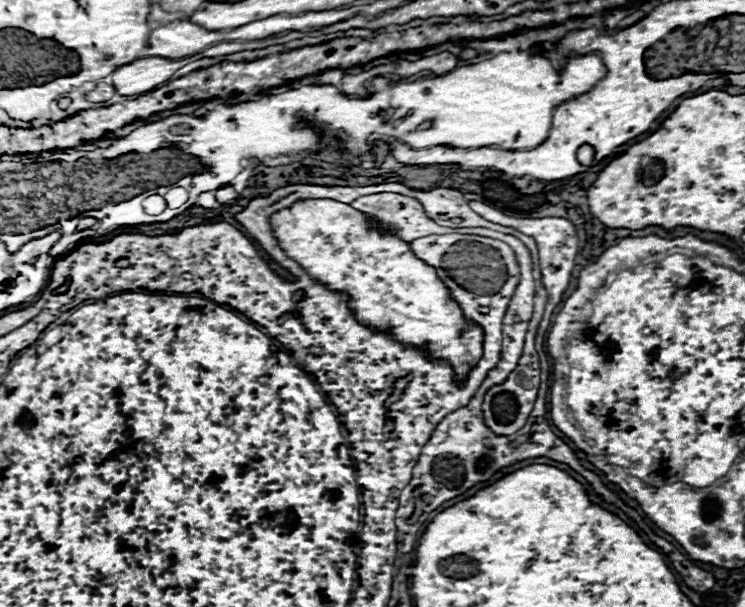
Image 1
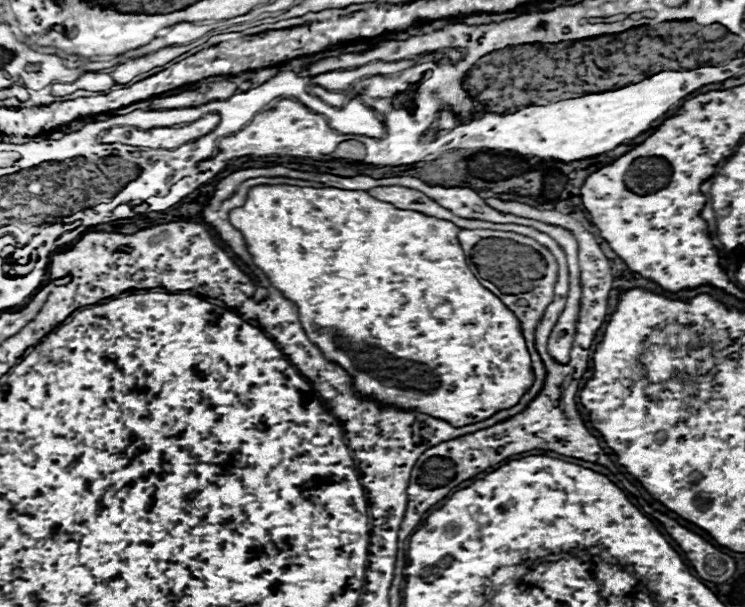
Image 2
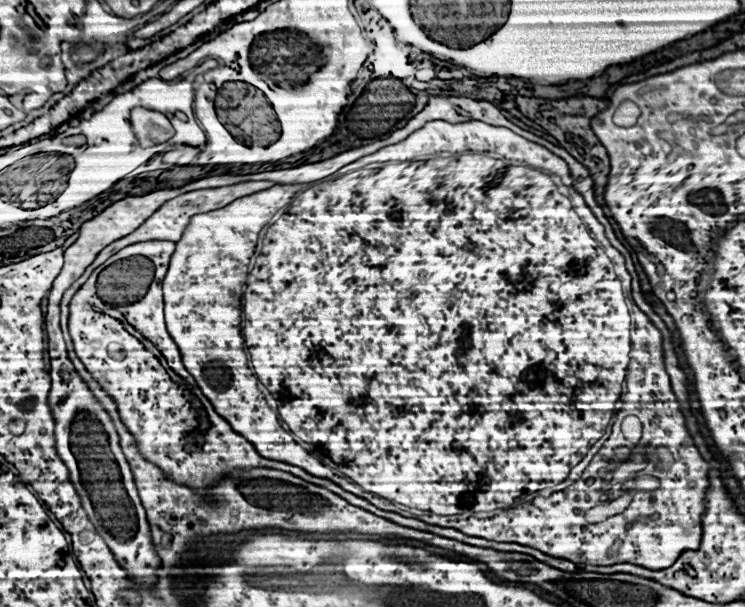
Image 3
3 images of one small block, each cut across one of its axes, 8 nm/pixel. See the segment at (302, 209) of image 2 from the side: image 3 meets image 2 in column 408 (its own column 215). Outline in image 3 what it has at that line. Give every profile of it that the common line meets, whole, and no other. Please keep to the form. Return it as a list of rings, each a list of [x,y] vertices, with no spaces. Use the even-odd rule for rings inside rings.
[[[432,120],[432,122],[428,122],[428,124],[424,124],[424,126],[422,126],[422,128],[420,128],[420,130],[416,130],[416,132],[412,132],[412,134],[410,134],[410,136],[408,136],[408,138],[406,138],[406,140],[402,140],[402,142],[398,142],[398,144],[392,144],[392,146],[386,146],[386,148],[382,148],[382,150],[378,150],[378,152],[374,152],[374,154],[370,154],[370,156],[364,156],[364,158],[360,158],[360,160],[356,160],[356,162],[350,162],[350,164],[346,164],[346,166],[344,166],[344,167],[343,167],[343,168],[341,168],[341,169],[340,169],[340,170],[338,170],[338,171],[337,171],[337,172],[336,172],[336,173],[334,173],[334,174],[333,174],[333,175],[331,175],[331,176],[329,176],[329,177],[327,177],[327,178],[326,178],[326,179],[327,179],[327,180],[328,180],[328,182],[316,182],[316,184],[314,184],[314,186],[312,186],[312,188],[310,188],[310,187],[311,187],[311,183],[304,183],[304,184],[276,184],[276,186],[272,186],[272,188],[268,188],[268,190],[262,190],[262,192],[256,192],[256,194],[250,194],[250,196],[244,196],[244,198],[238,198],[238,200],[234,200],[234,202],[232,202],[232,204],[228,204],[228,206],[224,206],[224,208],[220,208],[220,210],[212,210],[212,212],[204,212],[204,214],[196,214],[196,216],[192,216],[192,218],[190,218],[190,222],[188,222],[188,226],[186,226],[186,230],[184,230],[184,236],[182,236],[182,238],[180,238],[180,240],[178,240],[178,242],[176,242],[176,252],[174,252],[174,254],[172,254],[172,258],[170,258],[170,268],[168,268],[168,272],[166,272],[166,276],[164,276],[164,280],[162,280],[162,290],[164,290],[164,304],[166,304],[166,328],[168,328],[168,332],[170,332],[170,336],[172,336],[172,338],[174,338],[174,342],[176,342],[176,344],[178,344],[178,348],[180,348],[180,354],[182,354],[182,362],[184,362],[184,366],[186,366],[186,368],[188,368],[188,372],[190,372],[190,374],[192,374],[192,376],[194,376],[194,380],[196,380],[196,384],[198,384],[198,388],[200,388],[200,390],[202,390],[202,394],[204,394],[204,396],[206,396],[206,398],[208,398],[208,400],[210,400],[210,402],[212,402],[212,406],[214,406],[214,408],[216,408],[216,412],[218,412],[218,414],[220,414],[220,416],[222,416],[222,418],[226,418],[226,420],[228,420],[228,424],[230,424],[230,426],[232,426],[232,428],[234,428],[234,430],[236,430],[236,432],[238,432],[238,434],[242,434],[242,436],[244,436],[244,438],[246,438],[246,440],[248,440],[248,442],[252,442],[252,444],[254,444],[254,448],[256,448],[256,450],[258,450],[258,454],[260,454],[260,456],[264,456],[264,458],[270,458],[270,460],[278,460],[278,462],[286,462],[286,464],[292,464],[292,466],[298,466],[298,468],[302,468],[302,470],[306,470],[306,472],[308,472],[308,474],[312,474],[312,476],[317,476],[317,477],[318,477],[318,478],[327,478],[327,479],[328,479],[328,480],[331,480],[331,481],[332,481],[332,482],[334,482],[334,483],[336,483],[336,484],[338,484],[338,485],[339,485],[339,486],[340,486],[340,487],[342,487],[342,488],[343,488],[343,489],[344,489],[344,490],[346,490],[346,491],[348,491],[348,492],[351,492],[351,493],[353,493],[353,494],[355,494],[355,495],[356,495],[356,496],[360,496],[360,498],[364,498],[364,500],[368,500],[368,502],[372,502],[372,504],[374,504],[374,506],[376,506],[376,508],[380,508],[380,510],[388,510],[388,512],[398,512],[398,514],[402,514],[402,516],[406,516],[406,518],[418,518],[418,520],[424,520],[424,522],[428,522],[428,524],[436,524],[436,526],[444,526],[444,528],[456,528],[456,530],[460,530],[460,532],[464,532],[464,534],[470,534],[470,536],[478,536],[478,538],[486,538],[486,540],[494,540],[494,542],[516,542],[516,544],[524,544],[524,546],[530,546],[530,548],[536,548],[536,550],[540,550],[540,552],[544,552],[544,554],[548,554],[548,556],[554,556],[554,558],[564,558],[564,560],[570,560],[570,562],[576,562],[576,564],[600,564],[600,566],[612,566],[612,564],[638,564],[638,566],[644,566],[644,568],[652,568],[652,570],[660,570],[660,568],[668,568],[668,564],[674,564],[674,562],[676,562],[676,556],[680,556],[680,552],[684,552],[684,548],[692,548],[692,550],[696,550],[696,548],[700,548],[700,536],[702,536],[702,528],[700,528],[700,516],[702,516],[702,514],[704,514],[704,494],[706,494],[706,492],[708,492],[708,486],[710,486],[710,480],[708,480],[708,472],[710,472],[710,470],[712,470],[712,468],[710,468],[710,464],[708,464],[708,462],[706,462],[706,460],[704,460],[704,458],[702,458],[702,454],[700,454],[700,450],[698,450],[698,448],[696,448],[696,444],[694,444],[694,440],[692,440],[692,436],[690,436],[690,432],[688,432],[688,428],[686,428],[686,424],[684,424],[684,414],[682,414],[682,410],[680,410],[680,402],[678,402],[678,400],[676,400],[676,396],[674,396],[674,392],[672,392],[672,386],[670,386],[670,376],[668,376],[668,372],[666,372],[666,368],[664,368],[664,348],[662,348],[662,332],[660,332],[660,330],[658,330],[658,328],[656,328],[656,326],[654,326],[654,324],[652,324],[652,322],[650,322],[650,320],[649,320],[649,319],[648,319],[648,316],[646,316],[646,314],[644,314],[644,313],[643,313],[643,312],[642,312],[642,311],[641,311],[641,310],[640,310],[640,309],[639,309],[639,308],[638,308],[638,307],[637,307],[637,305],[636,305],[636,304],[635,304],[635,303],[634,303],[634,301],[633,301],[633,298],[632,298],[632,294],[631,294],[631,276],[630,276],[630,275],[629,275],[629,273],[628,273],[628,271],[627,271],[627,269],[626,269],[626,267],[625,267],[625,259],[624,259],[624,257],[623,257],[623,256],[622,256],[622,255],[621,255],[621,254],[620,254],[620,252],[619,252],[619,251],[618,251],[618,250],[616,250],[616,249],[615,249],[615,248],[614,248],[614,247],[613,247],[613,246],[612,246],[612,245],[610,245],[610,242],[609,242],[609,241],[608,241],[608,239],[607,239],[607,237],[606,237],[606,235],[605,235],[605,229],[604,229],[604,226],[603,226],[603,225],[602,225],[602,224],[600,224],[600,223],[599,223],[599,221],[598,221],[598,220],[597,220],[597,218],[596,218],[596,217],[595,217],[595,216],[594,216],[594,214],[593,214],[593,213],[592,213],[592,211],[591,211],[591,209],[590,209],[590,208],[589,208],[589,207],[588,207],[588,206],[587,206],[587,205],[585,205],[585,206],[581,206],[581,207],[574,207],[574,206],[573,206],[573,205],[572,205],[572,203],[571,203],[571,200],[568,200],[568,197],[566,197],[566,196],[564,196],[564,195],[563,195],[563,196],[562,196],[562,194],[560,194],[560,192],[558,192],[558,190],[556,190],[556,185],[555,185],[555,184],[554,184],[554,183],[553,183],[553,182],[552,182],[552,180],[551,180],[551,178],[550,178],[550,176],[549,176],[549,175],[548,175],[548,174],[545,174],[545,173],[543,173],[543,172],[541,172],[541,171],[539,171],[539,170],[536,170],[536,169],[532,169],[532,168],[544,168],[544,170],[548,170],[548,172],[552,172],[552,174],[555,174],[555,175],[556,175],[556,176],[560,176],[560,177],[561,177],[561,179],[562,179],[562,182],[563,182],[563,184],[564,184],[564,185],[565,185],[565,186],[568,186],[568,187],[570,187],[570,186],[572,186],[572,185],[573,185],[573,182],[574,182],[574,179],[573,179],[573,178],[572,178],[572,176],[571,176],[571,174],[570,174],[570,170],[569,170],[569,167],[568,167],[568,164],[567,164],[567,163],[566,163],[566,162],[564,162],[564,160],[562,160],[562,158],[560,158],[560,156],[556,156],[556,154],[552,154],[552,152],[550,152],[550,150],[546,150],[546,148],[544,148],[544,146],[538,146],[538,144],[536,144],[536,142],[530,142],[530,140],[526,140],[526,138],[522,138],[522,136],[518,136],[518,134],[514,134],[514,132],[512,132],[512,130],[508,130],[508,128],[504,128],[504,126],[488,126],[488,124],[484,124],[484,122],[460,122],[460,123],[457,123],[457,124],[451,124],[451,123],[449,123],[449,122],[446,122],[446,121],[444,121],[444,120]],[[467,151],[473,151],[473,152],[476,152],[476,153],[472,153],[472,152],[469,152],[469,153],[465,153],[465,152],[467,152]],[[458,152],[459,152],[459,154],[462,154],[462,153],[463,153],[463,152],[464,152],[464,154],[463,154],[463,155],[461,155],[461,156],[460,156],[460,157],[458,157],[458,158],[456,158],[456,157],[455,157],[455,159],[452,159],[452,158],[437,158],[437,159],[432,159],[432,160],[426,160],[426,161],[413,161],[413,162],[410,162],[410,163],[408,163],[408,162],[404,162],[404,161],[408,161],[408,160],[412,160],[412,158],[420,158],[420,157],[422,157],[422,159],[425,159],[425,158],[424,158],[424,157],[427,157],[427,159],[430,159],[430,158],[436,158],[436,157],[438,157],[438,156],[440,156],[440,155],[441,155],[441,154],[443,154],[443,153],[451,153],[451,154],[453,154],[453,155],[454,155],[454,154],[458,154]],[[478,152],[480,152],[480,154],[478,154]],[[474,154],[478,154],[478,156],[482,156],[482,164],[480,164],[480,166],[482,166],[482,168],[480,168],[480,170],[478,170],[478,172],[476,172],[476,174],[460,174],[460,178],[458,178],[458,176],[452,176],[452,178],[444,178],[444,174],[450,174],[450,172],[452,172],[452,170],[454,170],[454,162],[458,162],[458,160],[460,160],[460,158],[462,158],[462,156],[474,156]],[[486,154],[487,154],[487,155],[489,155],[489,156],[490,156],[490,157],[489,157],[489,156],[487,156],[487,155],[486,155]],[[427,155],[429,155],[429,156],[427,156]],[[428,157],[429,157],[429,158],[428,158]],[[491,157],[493,157],[493,158],[491,158]],[[494,158],[495,158],[495,159],[494,159]],[[499,159],[501,159],[501,160],[503,160],[503,161],[505,161],[505,162],[507,162],[507,163],[508,163],[508,164],[509,164],[509,165],[510,165],[510,166],[511,166],[511,167],[507,167],[507,168],[506,168],[506,169],[505,169],[505,171],[504,171],[504,167],[503,167],[503,168],[501,168],[501,167],[500,167],[500,164],[502,164],[502,162],[500,162],[500,160],[499,160]],[[374,162],[387,162],[387,163],[385,163],[385,164],[384,164],[384,168],[380,168],[380,170],[360,170],[360,168],[364,168],[364,166],[366,166],[366,164],[374,164]],[[392,162],[401,162],[401,163],[398,163],[398,164],[393,164],[393,163],[392,163]],[[532,162],[534,162],[534,164],[532,164]],[[440,168],[442,168],[442,170],[440,170]],[[352,170],[356,170],[356,172],[352,172]],[[349,172],[350,172],[350,174],[347,174],[347,173],[349,173]],[[341,175],[344,175],[344,176],[341,176]],[[339,176],[340,176],[340,178],[337,178],[337,177],[339,177]],[[462,176],[472,176],[472,182],[464,182],[464,180],[462,180]],[[334,179],[336,179],[336,180],[334,180]],[[306,189],[308,189],[308,190],[306,190]],[[301,191],[304,191],[304,192],[301,192]],[[296,192],[298,192],[298,194],[296,194]],[[294,194],[296,194],[296,196],[294,196]],[[292,196],[294,196],[294,198],[292,198]],[[290,200],[292,200],[292,206],[290,206],[290,210],[288,210],[288,212],[284,212],[284,214],[282,214],[282,216],[280,216],[280,218],[278,218],[278,220],[276,220],[276,222],[274,222],[274,224],[272,224],[272,226],[270,226],[270,228],[268,228],[268,232],[266,232],[266,238],[264,238],[264,246],[262,246],[262,264],[258,264],[258,266],[256,266],[256,268],[253,268],[253,269],[252,269],[252,270],[251,270],[251,272],[250,272],[250,273],[249,273],[249,274],[248,274],[248,264],[250,264],[250,258],[252,258],[252,254],[254,254],[254,248],[256,248],[256,240],[258,240],[258,232],[260,232],[260,230],[262,230],[262,228],[264,228],[264,226],[266,226],[266,224],[268,224],[268,222],[270,222],[270,220],[272,220],[272,216],[274,216],[274,214],[276,214],[276,212],[278,212],[278,210],[280,210],[280,208],[284,208],[284,206],[286,206],[286,204],[290,204]],[[580,217],[581,217],[581,218],[580,218]],[[596,241],[598,241],[598,242],[599,242],[599,243],[600,243],[600,244],[602,244],[602,245],[599,245],[599,246],[598,246],[598,244],[596,244]],[[600,247],[601,247],[601,248],[600,248]],[[615,273],[616,273],[616,274],[615,274]],[[244,280],[247,280],[247,282],[246,282],[246,289],[247,289],[247,290],[246,290],[246,294],[244,294],[244,298],[246,298],[246,304],[244,304],[244,320],[242,320],[242,306],[240,306],[240,300],[242,300],[242,286],[244,286]],[[620,281],[621,281],[621,285],[622,285],[622,286],[620,286]],[[530,286],[532,286],[532,288],[530,288]],[[244,350],[248,350],[248,352],[250,352],[250,358],[252,358],[252,366],[254,366],[254,370],[250,370],[250,368],[248,368],[248,358],[246,358],[246,352],[244,352]],[[631,351],[632,351],[632,352],[631,352]],[[628,362],[630,362],[630,364],[628,364]],[[256,378],[260,378],[260,380],[262,380],[262,384],[266,384],[266,382],[270,382],[270,384],[280,384],[280,388],[278,388],[278,390],[280,390],[280,402],[282,402],[282,404],[280,404],[280,408],[278,408],[278,412],[280,412],[280,416],[282,416],[282,420],[284,420],[284,422],[286,422],[286,424],[288,424],[288,428],[290,428],[290,430],[292,430],[292,432],[294,432],[294,434],[296,434],[296,436],[298,436],[298,438],[300,438],[300,440],[304,440],[304,442],[308,442],[308,444],[319,444],[319,446],[320,446],[320,447],[321,447],[321,448],[322,448],[322,449],[323,449],[323,451],[325,451],[325,452],[326,452],[326,453],[327,453],[327,452],[328,452],[328,449],[330,449],[330,458],[332,458],[332,454],[334,454],[334,458],[332,458],[332,460],[334,460],[334,462],[336,462],[336,464],[338,464],[338,468],[340,468],[340,474],[342,474],[342,476],[338,476],[338,475],[335,475],[335,474],[336,474],[336,472],[334,472],[334,468],[330,468],[330,466],[324,466],[324,464],[322,464],[322,462],[320,462],[320,460],[318,460],[318,458],[314,458],[314,456],[312,456],[312,454],[310,454],[310,452],[308,452],[308,450],[304,450],[304,448],[302,448],[302,446],[300,446],[300,444],[296,444],[296,440],[295,440],[295,439],[294,439],[294,434],[290,434],[290,432],[286,432],[286,430],[284,430],[284,428],[283,428],[283,426],[282,426],[282,422],[281,422],[281,421],[280,421],[280,418],[279,418],[279,416],[278,416],[278,414],[276,414],[276,412],[274,412],[274,410],[272,410],[272,408],[270,408],[270,406],[268,406],[268,404],[266,404],[266,400],[264,400],[264,396],[262,396],[262,392],[260,392],[260,391],[259,391],[259,389],[258,389],[258,386],[257,386],[257,384],[258,384],[258,380],[256,380]],[[264,378],[266,378],[266,382],[264,382]],[[624,390],[626,390],[626,391],[624,391]],[[621,391],[622,391],[622,392],[621,392]],[[536,392],[538,392],[538,394],[540,394],[540,396],[532,396],[532,394],[536,394]],[[619,410],[620,410],[620,412],[618,412],[618,414],[616,414],[616,422],[614,422],[614,426],[612,426],[612,436],[610,436],[610,438],[608,438],[608,442],[606,442],[606,444],[604,444],[604,448],[602,448],[602,450],[600,450],[600,452],[598,452],[598,456],[596,456],[596,458],[594,458],[594,460],[592,460],[592,464],[590,464],[590,466],[588,466],[588,470],[586,470],[586,472],[584,472],[584,474],[582,474],[582,478],[580,478],[580,480],[576,480],[576,482],[574,482],[574,484],[572,484],[572,486],[568,486],[568,488],[564,488],[564,490],[560,490],[560,492],[556,492],[556,494],[552,494],[552,496],[548,496],[548,498],[536,498],[536,500],[532,500],[532,502],[524,502],[524,503],[518,503],[518,504],[516,504],[516,502],[520,502],[520,500],[524,500],[524,496],[528,496],[528,494],[532,494],[532,492],[538,492],[538,490],[544,490],[544,488],[552,488],[552,486],[556,486],[556,484],[560,484],[560,482],[562,482],[562,480],[564,480],[564,478],[568,478],[568,474],[570,474],[570,470],[572,470],[572,468],[574,468],[574,466],[576,466],[576,464],[578,464],[578,462],[580,462],[580,460],[582,460],[582,458],[584,458],[584,454],[586,454],[586,452],[588,452],[588,450],[590,450],[590,448],[592,448],[592,446],[594,446],[594,444],[596,444],[596,442],[598,442],[598,440],[600,440],[600,438],[602,438],[602,436],[604,436],[604,434],[602,434],[602,432],[604,432],[604,430],[606,430],[606,428],[608,428],[608,424],[610,424],[610,418],[612,418],[612,412],[613,412],[613,413],[615,413],[615,412],[614,412],[614,411],[619,411]],[[626,416],[638,416],[638,418],[640,418],[640,422],[642,422],[642,440],[640,440],[640,446],[638,446],[638,450],[644,450],[644,452],[648,452],[648,454],[650,454],[650,456],[652,456],[652,458],[656,458],[656,450],[654,450],[654,448],[658,448],[658,446],[668,446],[668,450],[670,450],[670,452],[672,452],[672,456],[674,456],[674,466],[670,466],[670,468],[664,468],[664,470],[660,470],[660,468],[658,468],[658,466],[656,466],[656,464],[654,464],[654,462],[652,462],[652,464],[648,464],[648,474],[650,474],[650,472],[652,472],[652,476],[654,476],[654,478],[658,478],[658,480],[660,480],[660,488],[656,488],[656,490],[650,490],[650,492],[634,492],[634,494],[632,494],[632,502],[630,502],[630,506],[628,506],[628,508],[626,508],[626,510],[624,510],[624,512],[622,512],[622,514],[616,514],[616,516],[610,516],[610,518],[606,518],[606,520],[604,520],[604,522],[598,522],[598,524],[588,524],[588,522],[586,522],[586,518],[584,518],[584,514],[586,514],[586,512],[588,512],[588,510],[590,510],[590,508],[594,508],[594,506],[598,506],[598,504],[602,504],[602,500],[600,500],[600,496],[602,496],[602,494],[604,494],[604,490],[602,490],[602,488],[600,488],[600,486],[602,486],[602,480],[600,480],[600,478],[596,478],[596,476],[592,476],[592,474],[590,474],[590,468],[598,468],[598,470],[600,470],[600,468],[604,468],[604,464],[608,464],[608,462],[610,462],[610,460],[612,460],[612,458],[614,458],[614,450],[616,450],[616,448],[618,448],[618,446],[632,446],[632,444],[630,444],[630,442],[628,442],[628,440],[626,440],[626,438],[624,438],[624,436],[622,436],[622,432],[620,432],[620,422],[622,422],[622,420],[624,420],[624,418],[626,418]],[[648,426],[650,426],[650,428],[648,428]],[[351,446],[352,446],[352,448],[350,448],[350,447],[351,447]],[[344,476],[348,476],[348,479],[347,479],[347,477],[344,477]],[[350,478],[352,478],[352,480],[351,480],[351,479],[350,479]],[[694,480],[696,480],[696,482],[694,482]],[[354,482],[356,482],[356,483],[354,483]],[[358,484],[360,484],[360,486],[362,486],[362,488],[364,488],[364,490],[366,490],[366,491],[364,491],[364,490],[363,490],[363,489],[362,489],[362,488],[361,488],[361,487],[360,487],[360,486],[359,486],[359,485],[358,485]],[[370,492],[372,492],[372,494],[370,494]],[[375,494],[376,494],[376,495],[375,495]],[[378,496],[382,496],[382,498],[378,498]],[[386,498],[390,498],[390,500],[392,500],[392,502],[396,502],[396,504],[404,504],[404,506],[396,506],[396,504],[392,504],[392,502],[390,502],[390,500],[386,500]],[[514,504],[516,504],[516,505],[514,505]],[[406,506],[410,506],[410,508],[412,508],[412,510],[406,510]],[[510,506],[512,506],[512,507],[510,507]],[[414,508],[418,508],[418,510],[414,510]],[[468,508],[470,508],[470,510],[472,510],[472,512],[490,512],[490,510],[499,510],[499,512],[498,512],[498,514],[496,514],[496,515],[494,515],[494,516],[492,516],[492,518],[488,518],[488,520],[480,520],[480,518],[466,518],[466,519],[461,519],[461,520],[459,520],[459,519],[456,519],[456,517],[451,517],[451,516],[447,516],[447,515],[458,515],[458,514],[461,514],[461,513],[462,513],[462,512],[464,512],[464,510],[468,510]],[[502,508],[508,508],[508,509],[502,509]],[[422,510],[430,510],[430,512],[432,512],[432,513],[434,513],[434,514],[430,514],[430,512],[422,512]],[[436,514],[437,514],[437,515],[436,515]],[[570,554],[572,554],[572,556],[570,556]]]

